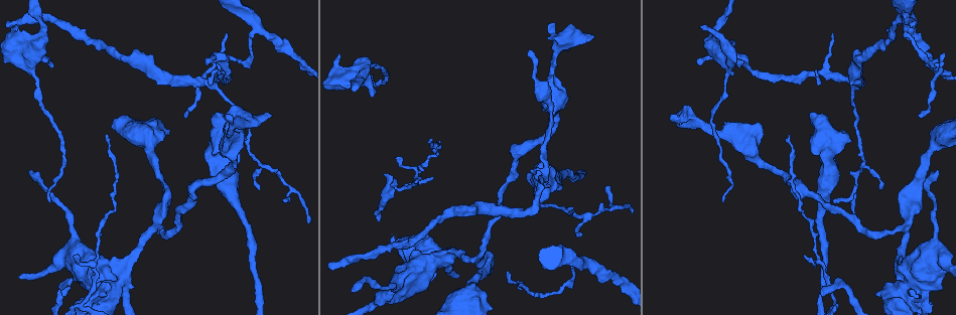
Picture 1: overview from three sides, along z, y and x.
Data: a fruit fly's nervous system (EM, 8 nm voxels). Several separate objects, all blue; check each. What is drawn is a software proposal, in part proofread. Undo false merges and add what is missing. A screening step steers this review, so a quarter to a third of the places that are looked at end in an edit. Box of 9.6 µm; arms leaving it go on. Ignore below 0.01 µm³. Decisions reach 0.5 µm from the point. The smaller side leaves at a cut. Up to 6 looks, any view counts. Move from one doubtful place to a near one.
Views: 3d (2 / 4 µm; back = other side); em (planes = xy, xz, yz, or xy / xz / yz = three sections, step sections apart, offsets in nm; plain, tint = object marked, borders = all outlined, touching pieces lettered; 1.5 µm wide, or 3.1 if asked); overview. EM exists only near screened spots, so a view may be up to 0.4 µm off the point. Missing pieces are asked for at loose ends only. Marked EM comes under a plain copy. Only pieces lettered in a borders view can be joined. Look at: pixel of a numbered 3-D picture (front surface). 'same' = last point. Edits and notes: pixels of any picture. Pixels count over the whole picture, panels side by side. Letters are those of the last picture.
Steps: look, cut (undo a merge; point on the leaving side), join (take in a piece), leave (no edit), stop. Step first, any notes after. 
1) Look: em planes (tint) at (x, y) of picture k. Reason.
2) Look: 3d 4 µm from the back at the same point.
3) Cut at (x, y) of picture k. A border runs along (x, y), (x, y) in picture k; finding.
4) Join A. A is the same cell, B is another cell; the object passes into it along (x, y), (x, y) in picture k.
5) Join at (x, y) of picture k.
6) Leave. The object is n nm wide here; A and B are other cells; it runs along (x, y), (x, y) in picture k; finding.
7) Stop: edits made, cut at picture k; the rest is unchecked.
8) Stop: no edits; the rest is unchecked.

Look: 3d 2 µm at (205, 84) of picture 1. Three arms meet.

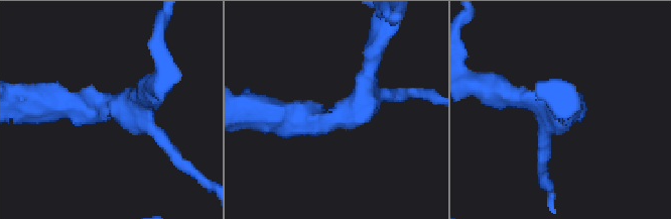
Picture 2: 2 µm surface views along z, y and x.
Look: em planes (borders) at (122, 110) of picture 2. 3 arms meet here; need the tissue.

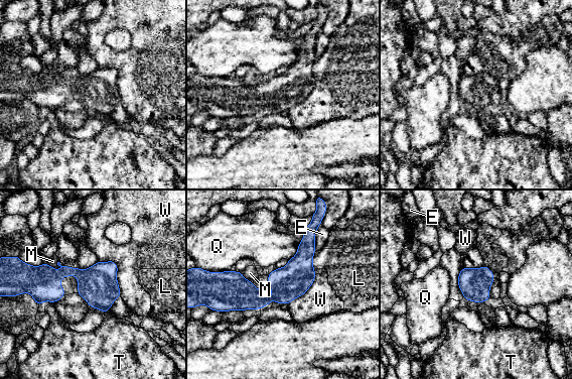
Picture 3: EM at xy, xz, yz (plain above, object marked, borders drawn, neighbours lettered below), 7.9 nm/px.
Leave. The longest contact is with W, 340 nm; E, L, M, Q, T and W are other cells; a border runs along (98, 260), (116, 264), (121, 295) in picture 3; all the same cell.

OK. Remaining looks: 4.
Look: em planes (tint) at (374, 91) of picture 1. An open end.

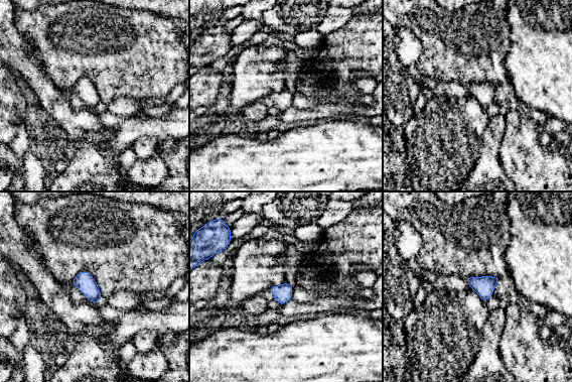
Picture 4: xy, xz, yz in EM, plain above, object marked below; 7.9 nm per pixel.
Look: em planes (borders) at the same point. What lies round it.

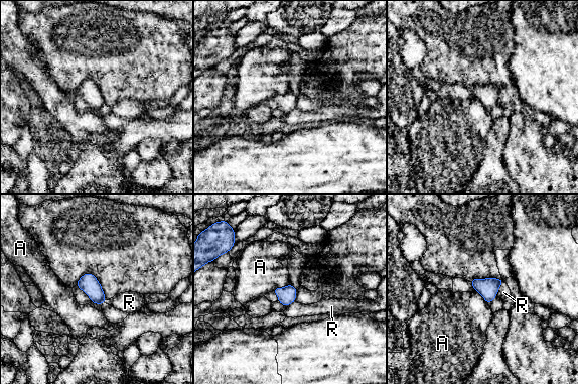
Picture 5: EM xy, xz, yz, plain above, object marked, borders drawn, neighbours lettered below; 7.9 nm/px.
Leave. A and R are other cells; a border runs along (289, 283), (275, 287), (271, 291) in picture 5; none of them fits.

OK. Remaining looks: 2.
Look: 3d 4 µm at (395, 158) of picture 1. Branch stops here.

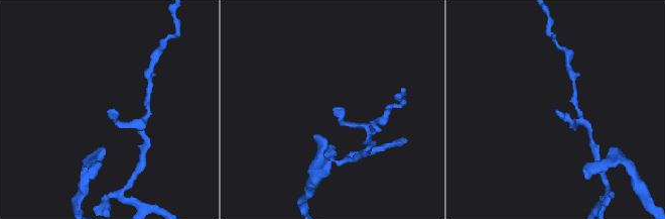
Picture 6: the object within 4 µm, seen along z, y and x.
Look: em xy step 8 (borders) at (556, 110) of picture 6. Now the EM.

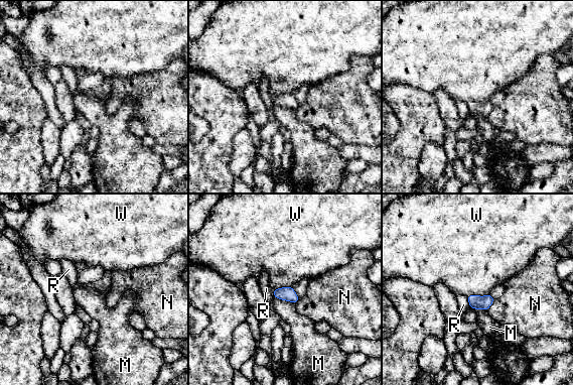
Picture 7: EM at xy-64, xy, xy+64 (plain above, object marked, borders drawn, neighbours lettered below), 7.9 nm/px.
Leave. The object is 110 nm wide here; M, N, R and W are other cells; none of them fits.

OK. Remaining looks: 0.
Stop: no edits; the rest is unchecked.

